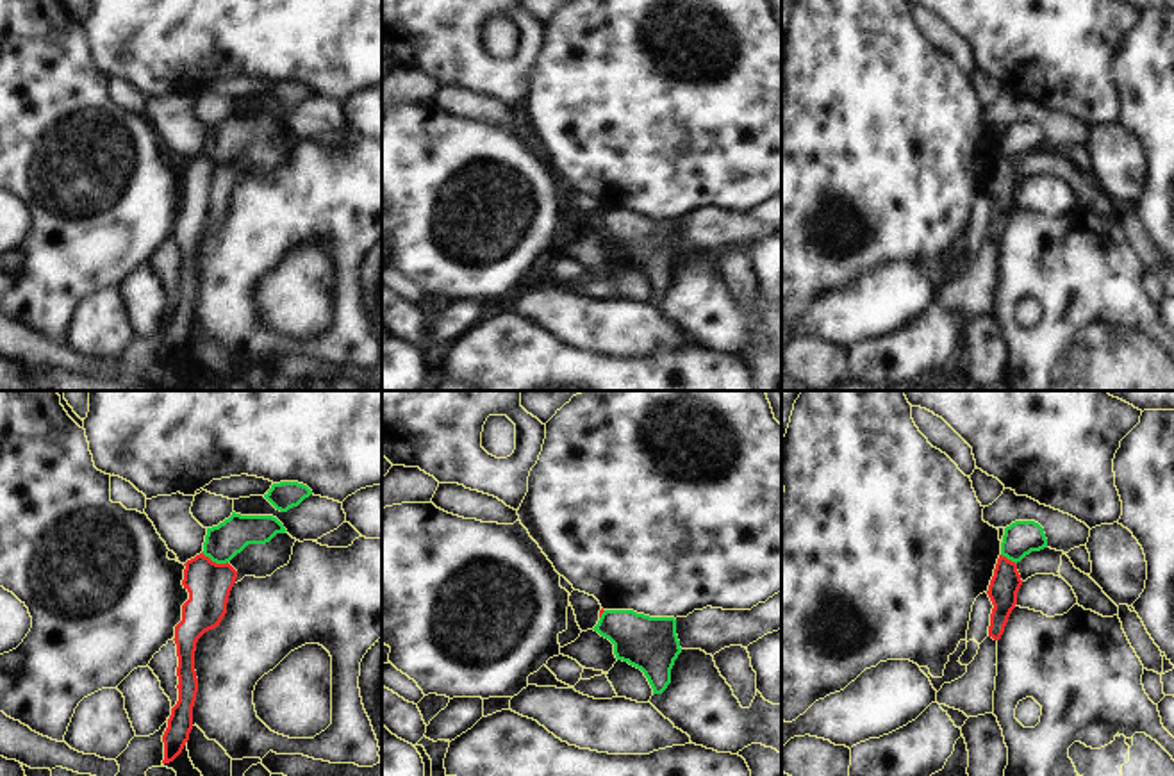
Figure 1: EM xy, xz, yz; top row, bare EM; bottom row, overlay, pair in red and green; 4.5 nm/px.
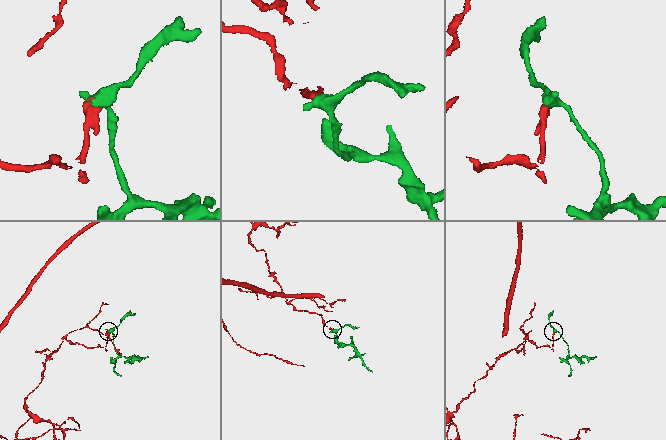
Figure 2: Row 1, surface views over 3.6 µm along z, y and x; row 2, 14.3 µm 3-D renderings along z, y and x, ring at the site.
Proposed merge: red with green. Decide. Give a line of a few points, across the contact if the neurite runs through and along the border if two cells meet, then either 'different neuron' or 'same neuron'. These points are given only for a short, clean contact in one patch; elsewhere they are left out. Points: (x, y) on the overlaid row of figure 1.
line xy (202, 552), (216, 562), (227, 562); different neuron

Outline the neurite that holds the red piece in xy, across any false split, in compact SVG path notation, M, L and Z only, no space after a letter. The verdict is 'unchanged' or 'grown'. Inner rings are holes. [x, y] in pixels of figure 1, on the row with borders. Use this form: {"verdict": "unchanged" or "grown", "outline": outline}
{"verdict": "unchanged", "outline": "M203 553L187 560L182 585L189 599L182 605L182 621L175 626L175 644L178 656L178 701L171 708L168 728L162 735L164 760L173 762L184 749L193 730L193 706L198 692L194 671L194 651L198 639L219 626L227 614L230 590L237 571L227 564L216 564Z"}

